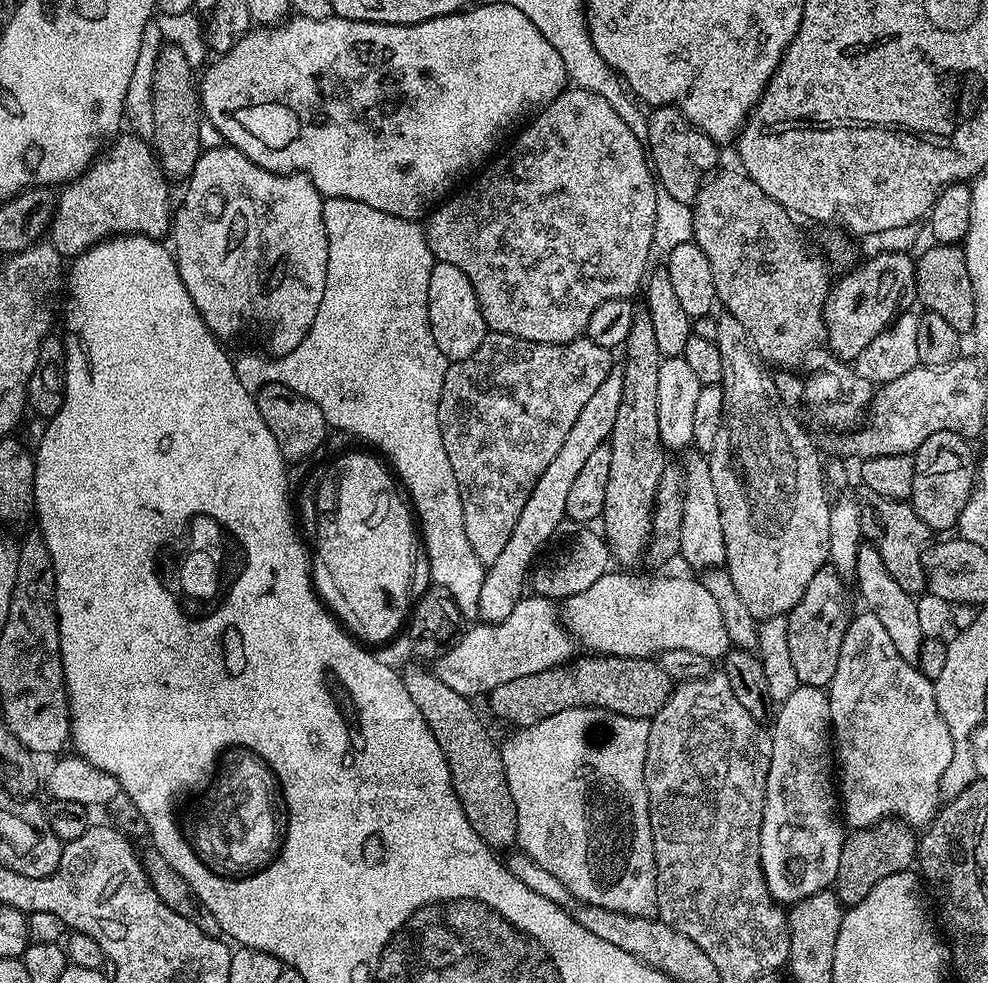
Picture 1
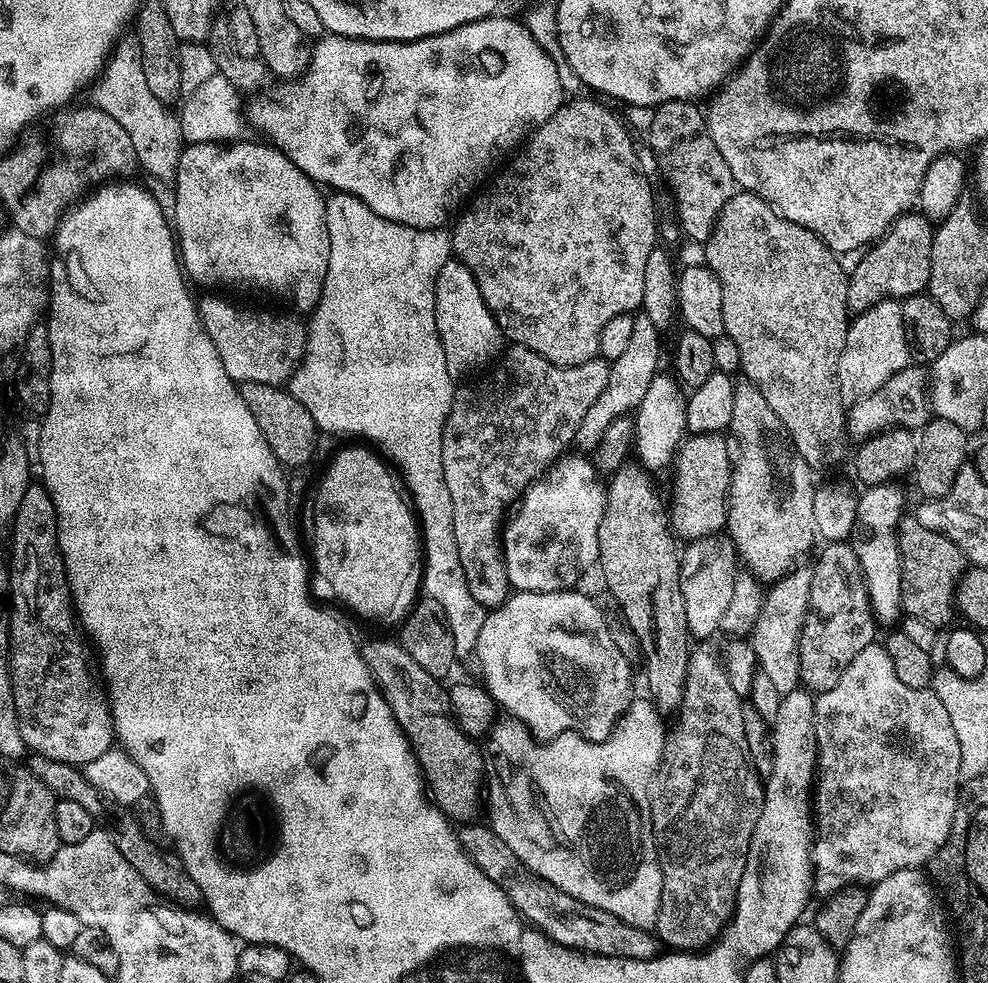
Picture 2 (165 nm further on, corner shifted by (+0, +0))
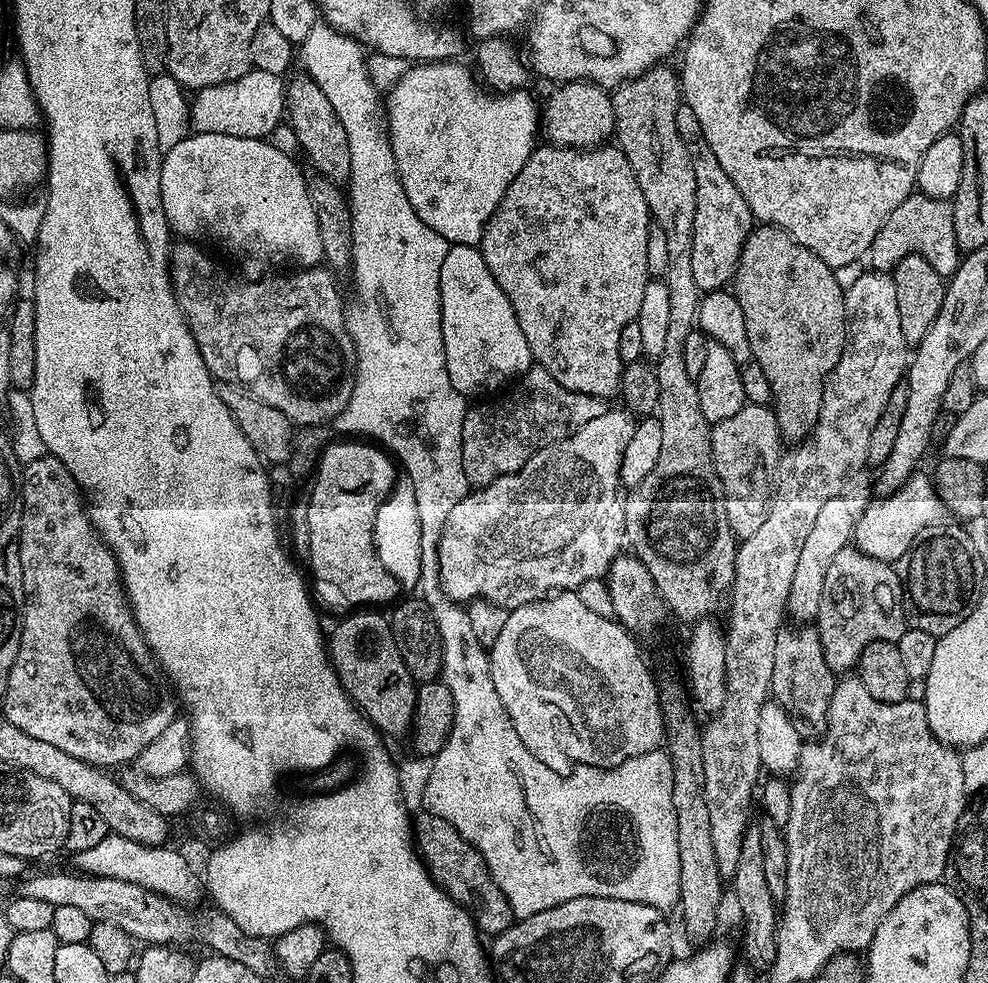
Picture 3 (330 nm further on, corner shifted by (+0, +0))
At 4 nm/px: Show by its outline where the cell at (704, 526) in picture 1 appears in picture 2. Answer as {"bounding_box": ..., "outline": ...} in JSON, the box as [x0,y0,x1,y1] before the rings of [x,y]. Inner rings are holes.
{"bounding_box":[680,536,738,638],"outline":[[[708,536],[691,541],[683,549],[680,562],[680,589],[686,603],[686,622],[693,638],[708,638],[718,634],[724,613],[730,604],[738,575],[738,553],[731,541],[720,536]]]}

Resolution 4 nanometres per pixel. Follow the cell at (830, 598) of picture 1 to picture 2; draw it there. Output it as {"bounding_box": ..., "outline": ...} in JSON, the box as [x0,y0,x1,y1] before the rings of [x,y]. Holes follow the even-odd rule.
{"bounding_box":[798,543,878,694],"outline":[[[825,543],[823,547],[820,557],[811,565],[813,581],[810,584],[809,610],[798,644],[800,684],[813,694],[835,686],[838,678],[846,674],[846,666],[854,662],[854,657],[877,639],[878,629],[851,543]]]}

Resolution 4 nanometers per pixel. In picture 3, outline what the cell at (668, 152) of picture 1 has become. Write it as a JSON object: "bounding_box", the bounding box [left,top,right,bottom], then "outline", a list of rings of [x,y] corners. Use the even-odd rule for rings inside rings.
{"bounding_box":[676,103,754,293],"outline":[[[681,103],[676,115],[676,121],[678,122],[678,134],[690,154],[690,162],[694,166],[694,182],[696,183],[694,250],[690,250],[690,259],[694,269],[694,282],[700,287],[701,293],[714,292],[723,289],[727,285],[724,283],[727,280],[729,283],[735,277],[736,267],[742,254],[742,246],[754,227],[754,217],[750,206],[746,206],[746,198],[742,198],[738,186],[734,186],[734,182],[730,182],[730,174],[726,174],[726,170],[722,170],[718,158],[714,158],[714,150],[710,150],[710,146],[702,134],[702,125],[699,124],[694,110],[690,110],[688,104]]]}

